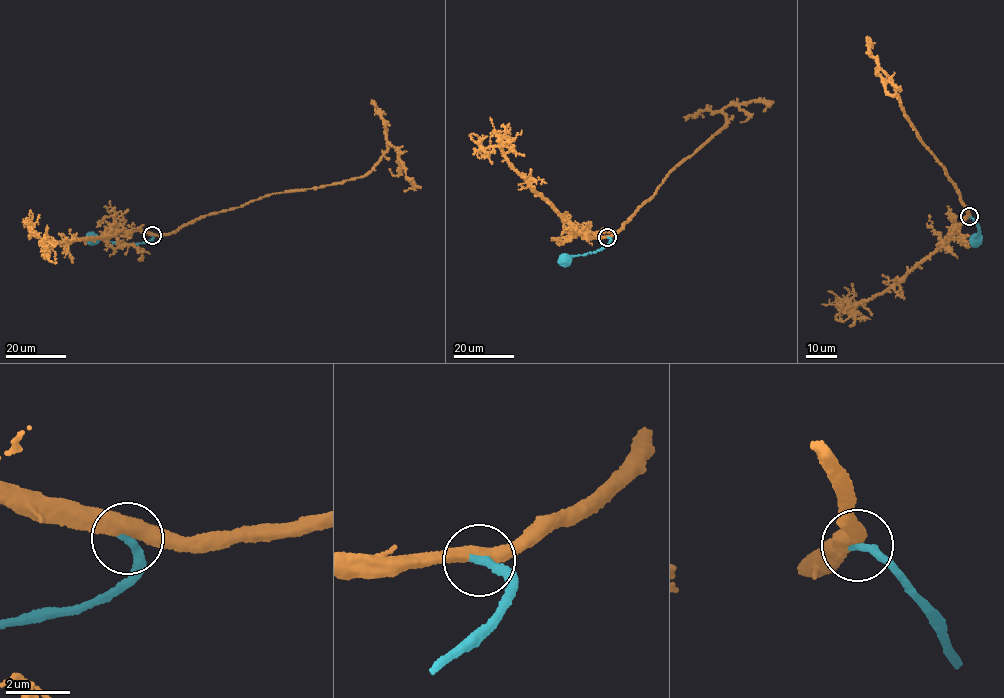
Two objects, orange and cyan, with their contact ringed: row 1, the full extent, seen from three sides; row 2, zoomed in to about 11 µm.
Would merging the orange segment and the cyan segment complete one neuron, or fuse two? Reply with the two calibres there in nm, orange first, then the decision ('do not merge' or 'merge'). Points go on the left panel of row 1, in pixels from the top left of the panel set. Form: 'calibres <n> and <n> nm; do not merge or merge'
calibres 440 and 280 nm; merge

